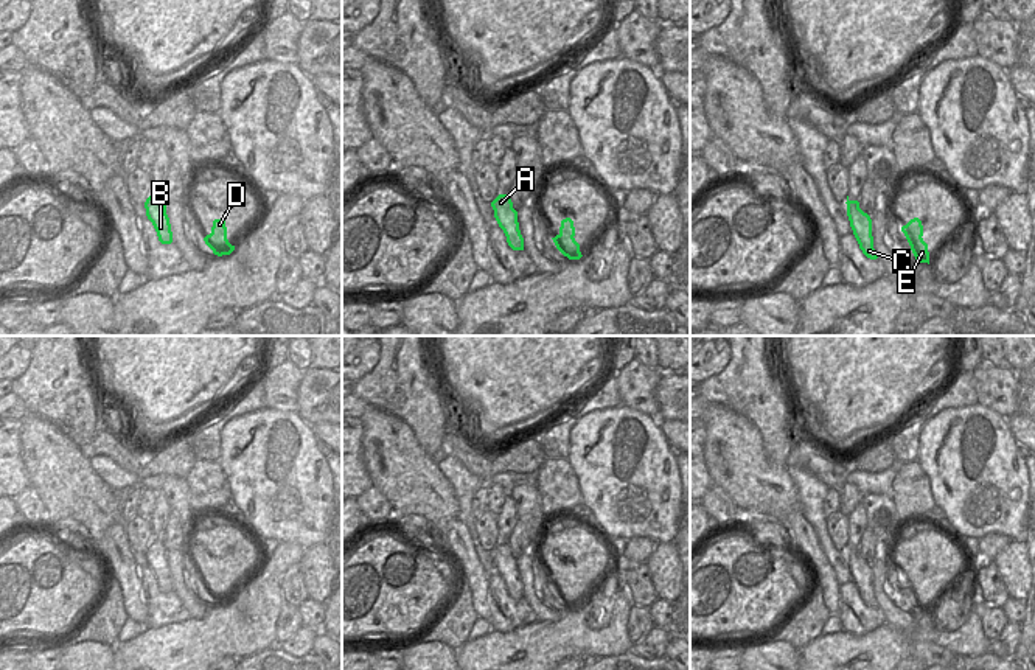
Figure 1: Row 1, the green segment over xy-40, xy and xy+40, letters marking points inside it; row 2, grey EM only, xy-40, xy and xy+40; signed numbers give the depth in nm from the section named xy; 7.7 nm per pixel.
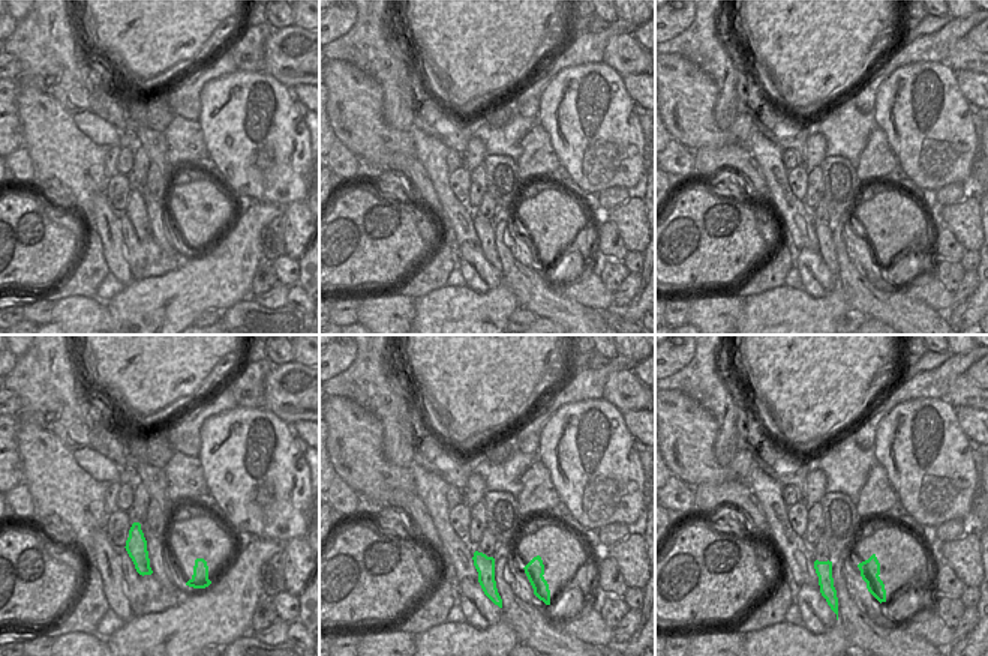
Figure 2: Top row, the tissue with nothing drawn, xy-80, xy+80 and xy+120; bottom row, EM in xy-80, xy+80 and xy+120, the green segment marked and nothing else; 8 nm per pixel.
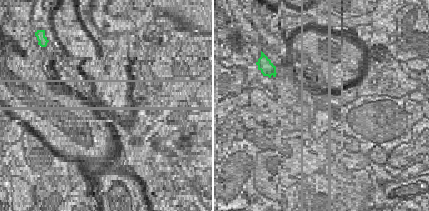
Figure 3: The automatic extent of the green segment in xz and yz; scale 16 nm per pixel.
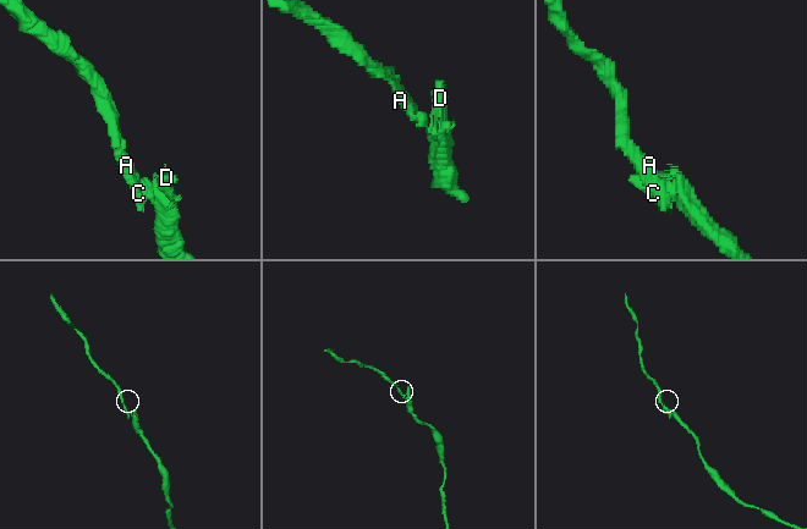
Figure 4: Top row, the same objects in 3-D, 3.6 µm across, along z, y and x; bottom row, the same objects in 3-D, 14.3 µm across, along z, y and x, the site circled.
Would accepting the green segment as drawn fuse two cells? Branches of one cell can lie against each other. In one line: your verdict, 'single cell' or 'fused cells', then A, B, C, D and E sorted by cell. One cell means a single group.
single cell; A B C D E

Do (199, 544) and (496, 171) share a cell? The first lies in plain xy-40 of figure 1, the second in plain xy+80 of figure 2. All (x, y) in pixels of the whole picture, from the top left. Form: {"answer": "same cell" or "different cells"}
{"answer": "different cells"}

